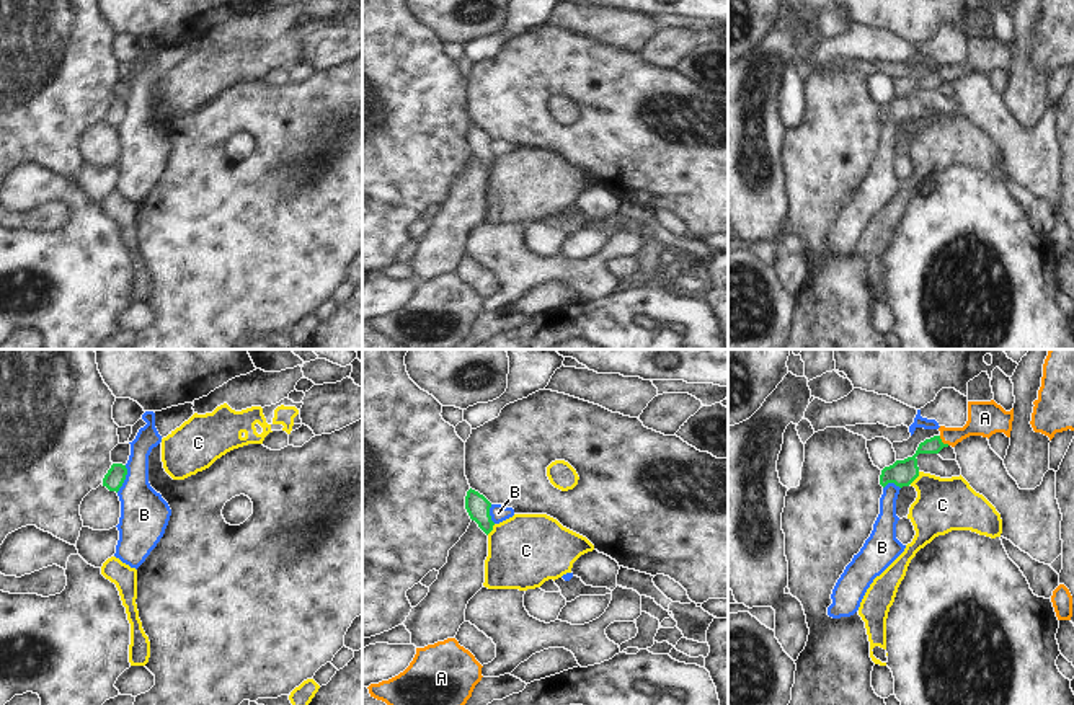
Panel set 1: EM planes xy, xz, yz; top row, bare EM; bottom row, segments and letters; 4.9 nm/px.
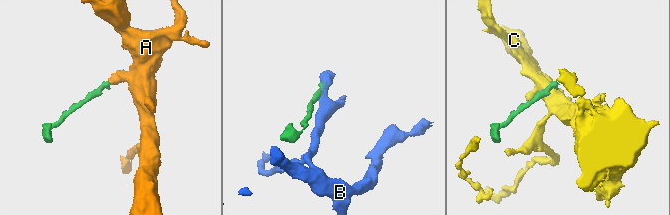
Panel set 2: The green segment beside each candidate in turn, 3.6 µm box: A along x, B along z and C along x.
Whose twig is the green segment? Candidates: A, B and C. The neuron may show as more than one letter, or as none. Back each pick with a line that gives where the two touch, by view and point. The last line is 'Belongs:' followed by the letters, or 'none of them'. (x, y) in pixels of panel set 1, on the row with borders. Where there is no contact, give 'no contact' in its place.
A: yz (942, 443)
Belongs: A

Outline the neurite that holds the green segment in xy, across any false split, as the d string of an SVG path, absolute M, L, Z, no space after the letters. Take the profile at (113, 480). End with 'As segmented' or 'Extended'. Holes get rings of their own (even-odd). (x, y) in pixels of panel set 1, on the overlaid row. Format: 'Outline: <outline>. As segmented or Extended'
Outline: M113 463L108 473L103 478L103 486L109 491L119 491L127 475L127 468L122 463Z. As segmented.

